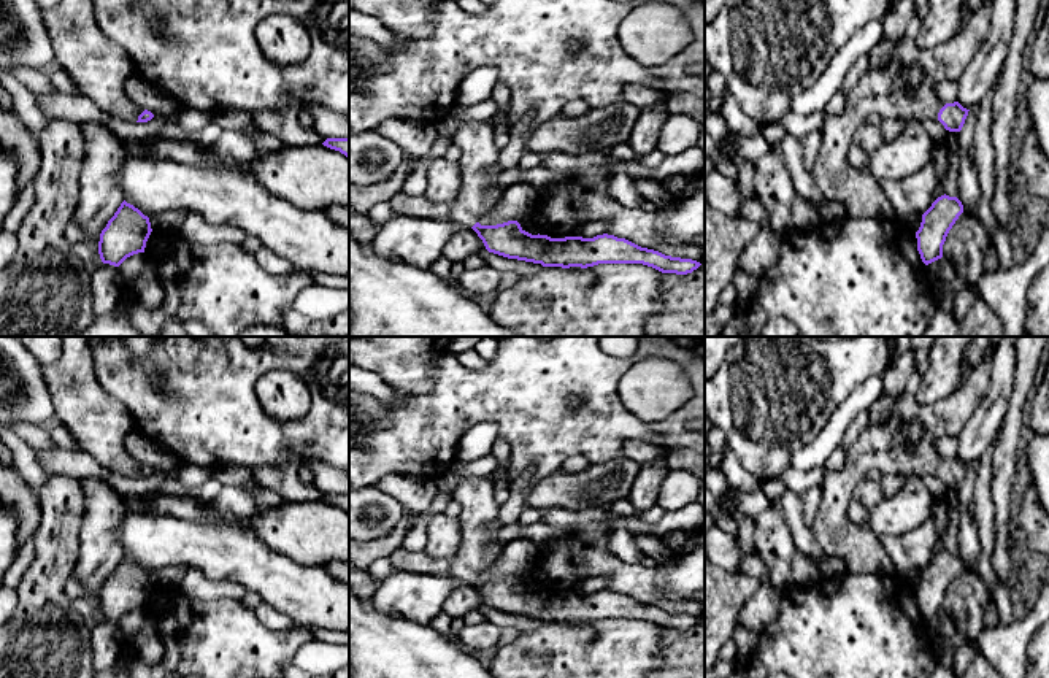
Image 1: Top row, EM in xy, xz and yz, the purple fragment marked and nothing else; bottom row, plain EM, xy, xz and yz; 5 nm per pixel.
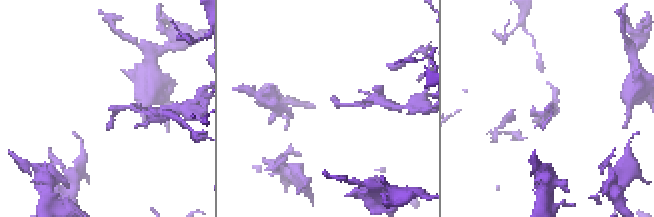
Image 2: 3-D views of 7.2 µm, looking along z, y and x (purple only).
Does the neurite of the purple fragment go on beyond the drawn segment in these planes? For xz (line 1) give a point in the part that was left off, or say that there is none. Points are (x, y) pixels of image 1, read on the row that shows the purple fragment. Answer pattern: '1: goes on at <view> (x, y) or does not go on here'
1: goes on at xz (483, 184)

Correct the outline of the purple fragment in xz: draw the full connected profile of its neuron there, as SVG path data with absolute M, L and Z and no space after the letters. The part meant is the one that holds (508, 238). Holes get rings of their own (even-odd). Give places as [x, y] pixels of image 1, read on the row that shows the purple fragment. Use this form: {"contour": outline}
{"contour": "M489 122L459 125L454 144L462 151L459 160L462 186L448 219L471 227L489 252L562 268L643 264L662 273L687 275L701 265L697 260L665 256L608 233L594 238L551 238L525 232L517 221L481 225L479 219L492 211L501 194L511 184L524 183L519 167L506 171L497 168L500 151L494 144L494 137L494 127Z"}

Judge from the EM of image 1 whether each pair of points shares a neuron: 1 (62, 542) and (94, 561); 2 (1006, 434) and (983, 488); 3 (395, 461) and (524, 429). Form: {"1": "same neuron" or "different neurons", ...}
{"1": "different neurons", "2": "different neurons", "3": "same neuron"}

